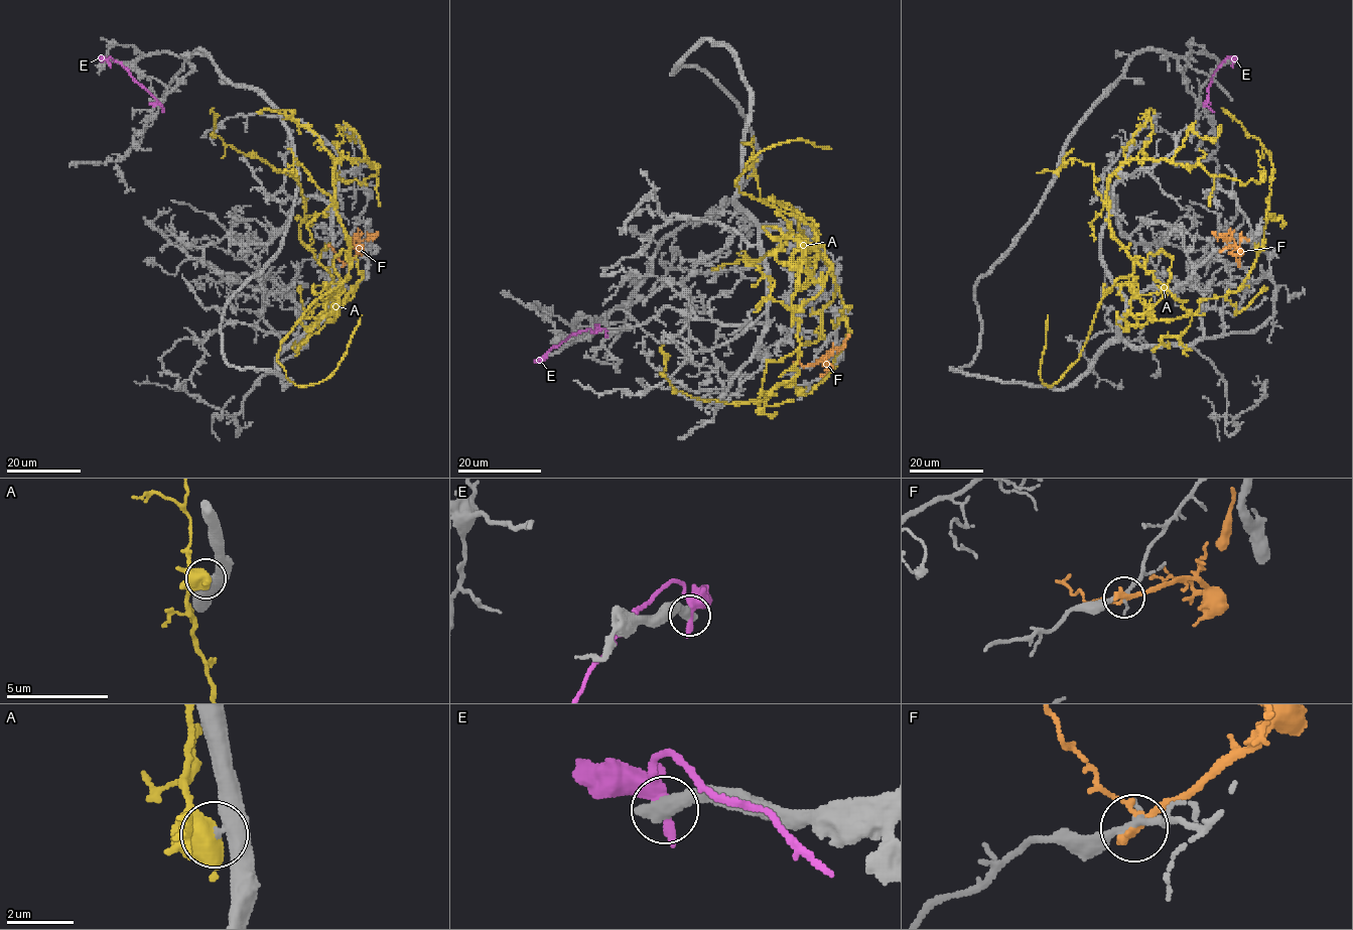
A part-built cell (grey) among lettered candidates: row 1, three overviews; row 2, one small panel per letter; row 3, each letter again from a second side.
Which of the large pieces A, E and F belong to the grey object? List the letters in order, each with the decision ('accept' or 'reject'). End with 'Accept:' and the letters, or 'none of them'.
A: reject
E: reject
F: reject
Accept: none of them

